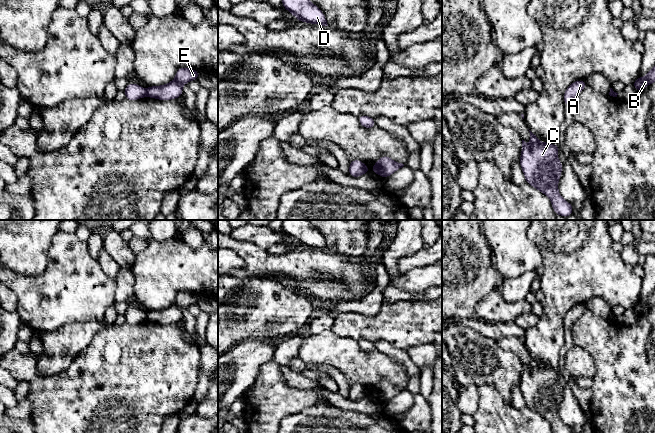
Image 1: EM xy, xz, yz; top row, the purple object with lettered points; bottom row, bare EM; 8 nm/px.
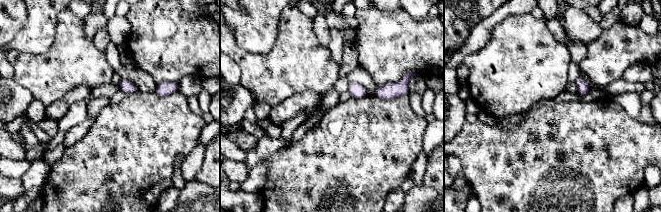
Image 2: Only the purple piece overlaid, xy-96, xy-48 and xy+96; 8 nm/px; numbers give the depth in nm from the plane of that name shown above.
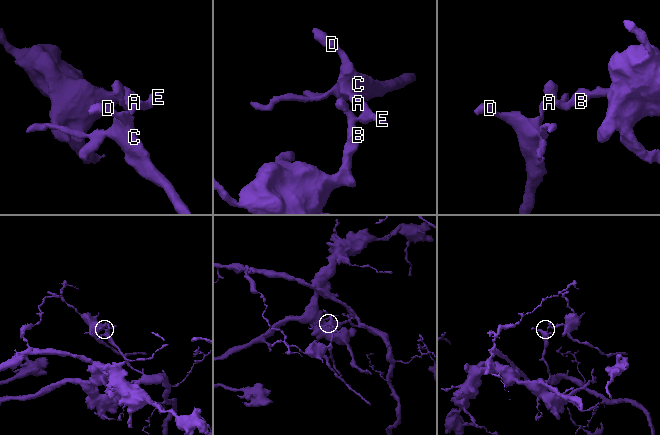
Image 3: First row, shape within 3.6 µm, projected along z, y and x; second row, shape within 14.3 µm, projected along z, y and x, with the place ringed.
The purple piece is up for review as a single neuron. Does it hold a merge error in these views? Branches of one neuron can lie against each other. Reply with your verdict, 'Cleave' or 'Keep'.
Cleave

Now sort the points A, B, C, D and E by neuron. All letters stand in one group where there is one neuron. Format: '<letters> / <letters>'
A C D E / B

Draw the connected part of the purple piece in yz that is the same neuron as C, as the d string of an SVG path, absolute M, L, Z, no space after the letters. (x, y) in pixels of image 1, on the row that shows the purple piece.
M530 130L529 132L531 144L522 140L519 159L525 180L551 200L556 215L567 218L573 214L573 206L559 194L558 183L563 167L557 157L558 151L561 150L559 144L540 142L536 135Z

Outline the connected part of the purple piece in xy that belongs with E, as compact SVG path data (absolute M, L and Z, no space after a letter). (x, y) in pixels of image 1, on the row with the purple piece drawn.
M180 67L171 82L160 86L149 86L146 89L147 97L163 101L178 99L183 95L182 86L190 81L197 80L200 74L201 72L194 69Z

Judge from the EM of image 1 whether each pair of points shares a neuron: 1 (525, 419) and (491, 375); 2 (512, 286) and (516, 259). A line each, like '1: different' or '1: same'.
1: different
2: different

